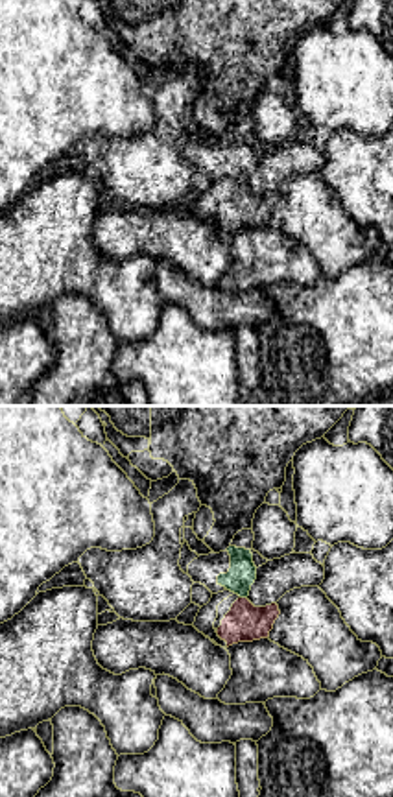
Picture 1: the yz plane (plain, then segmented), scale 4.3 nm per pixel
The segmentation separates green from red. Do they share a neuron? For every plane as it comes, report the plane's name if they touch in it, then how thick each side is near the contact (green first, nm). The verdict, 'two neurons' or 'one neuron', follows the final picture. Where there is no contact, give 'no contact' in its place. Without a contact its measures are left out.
yz | 120/170 nm

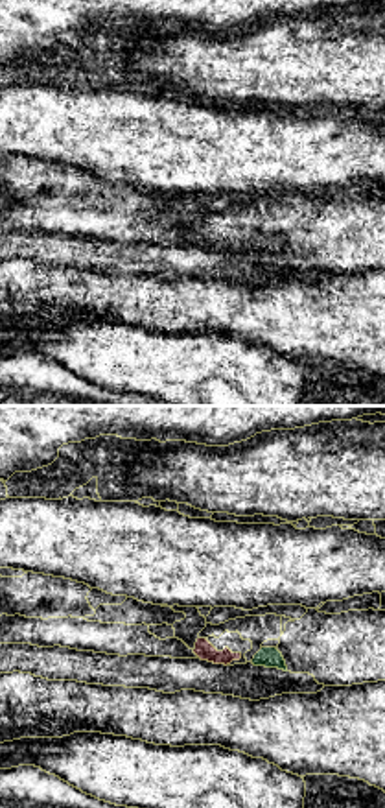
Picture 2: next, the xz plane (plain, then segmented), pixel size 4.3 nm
no contact

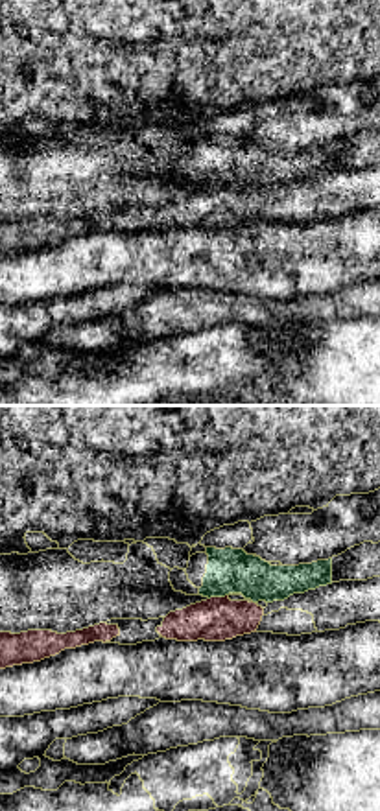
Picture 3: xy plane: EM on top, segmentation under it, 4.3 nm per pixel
xy | 190/190 nm

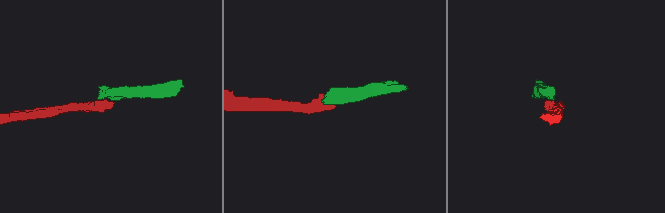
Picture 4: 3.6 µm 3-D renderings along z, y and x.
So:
two neurons

